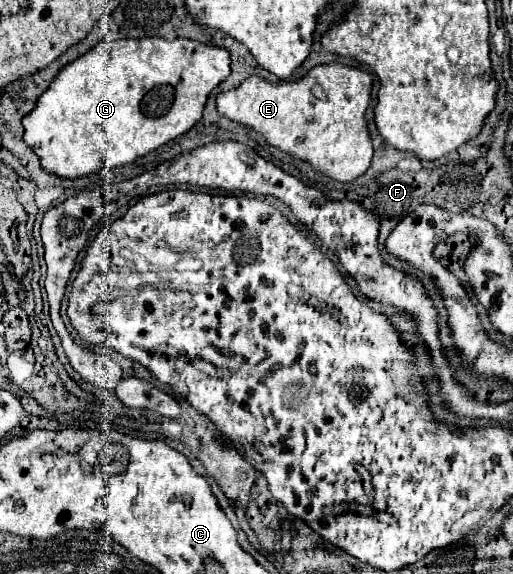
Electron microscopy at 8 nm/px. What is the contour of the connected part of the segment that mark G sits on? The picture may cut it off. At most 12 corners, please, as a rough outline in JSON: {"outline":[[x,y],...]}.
{"outline":[[100,41],[22,117],[78,179],[188,133],[228,51]]}

